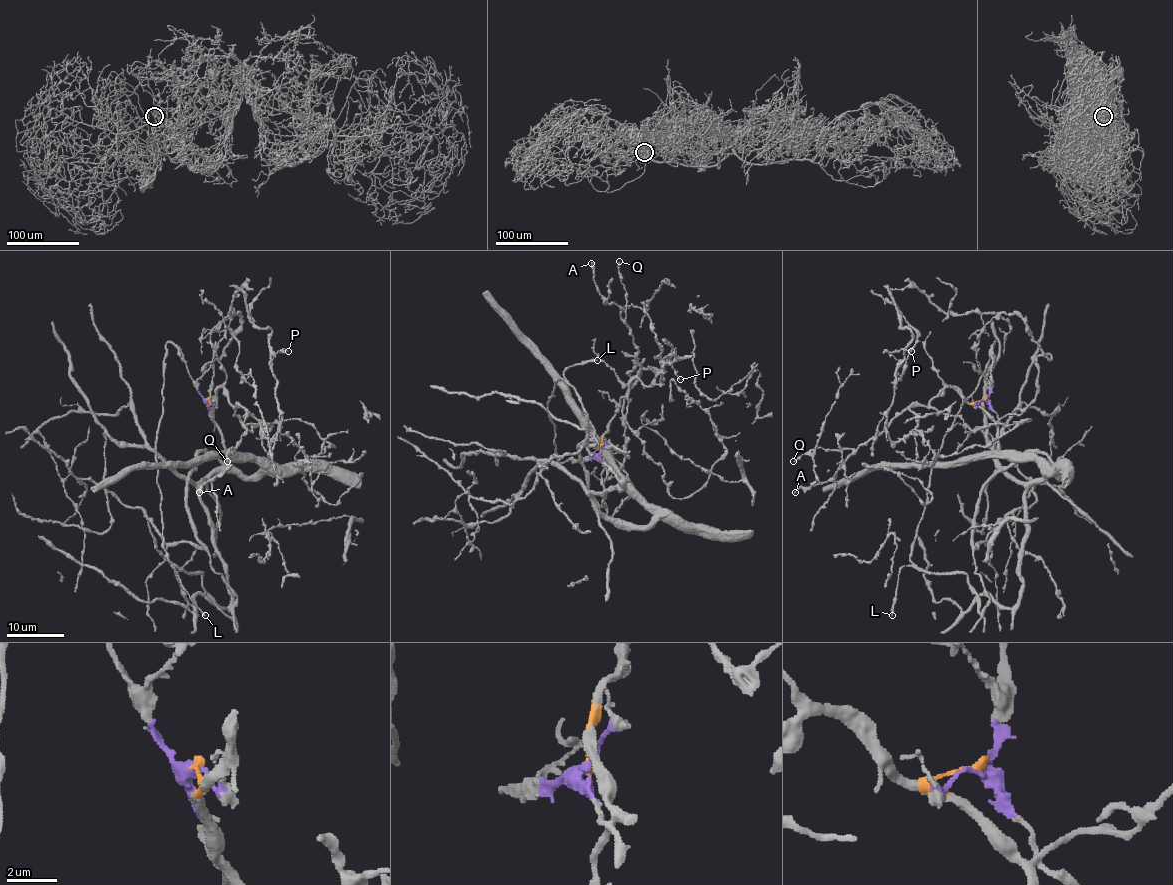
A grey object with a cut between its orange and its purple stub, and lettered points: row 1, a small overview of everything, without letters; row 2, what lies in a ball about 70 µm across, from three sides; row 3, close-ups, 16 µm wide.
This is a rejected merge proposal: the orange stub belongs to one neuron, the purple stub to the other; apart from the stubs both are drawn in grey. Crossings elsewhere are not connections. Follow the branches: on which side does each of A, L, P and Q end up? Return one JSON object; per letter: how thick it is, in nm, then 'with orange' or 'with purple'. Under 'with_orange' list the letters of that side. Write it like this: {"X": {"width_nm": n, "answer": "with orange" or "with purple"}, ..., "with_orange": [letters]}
{"A": {"width_nm": 280, "answer": "with orange"}, "L": {"width_nm": 200, "answer": "with purple"}, "P": {"width_nm": 140, "answer": "with orange"}, "Q": {"width_nm": 180, "answer": "with orange"}, "with_orange": ["A", "P", "Q"]}

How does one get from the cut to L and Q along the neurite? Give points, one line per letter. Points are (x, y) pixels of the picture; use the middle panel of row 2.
L: (599, 454), (559, 463), (555, 425), (548, 411), (555, 383), (568, 368), (598, 360)
Q: (599, 453), (602, 435), (639, 368), (638, 350), (625, 324), (626, 293), (619, 261)

